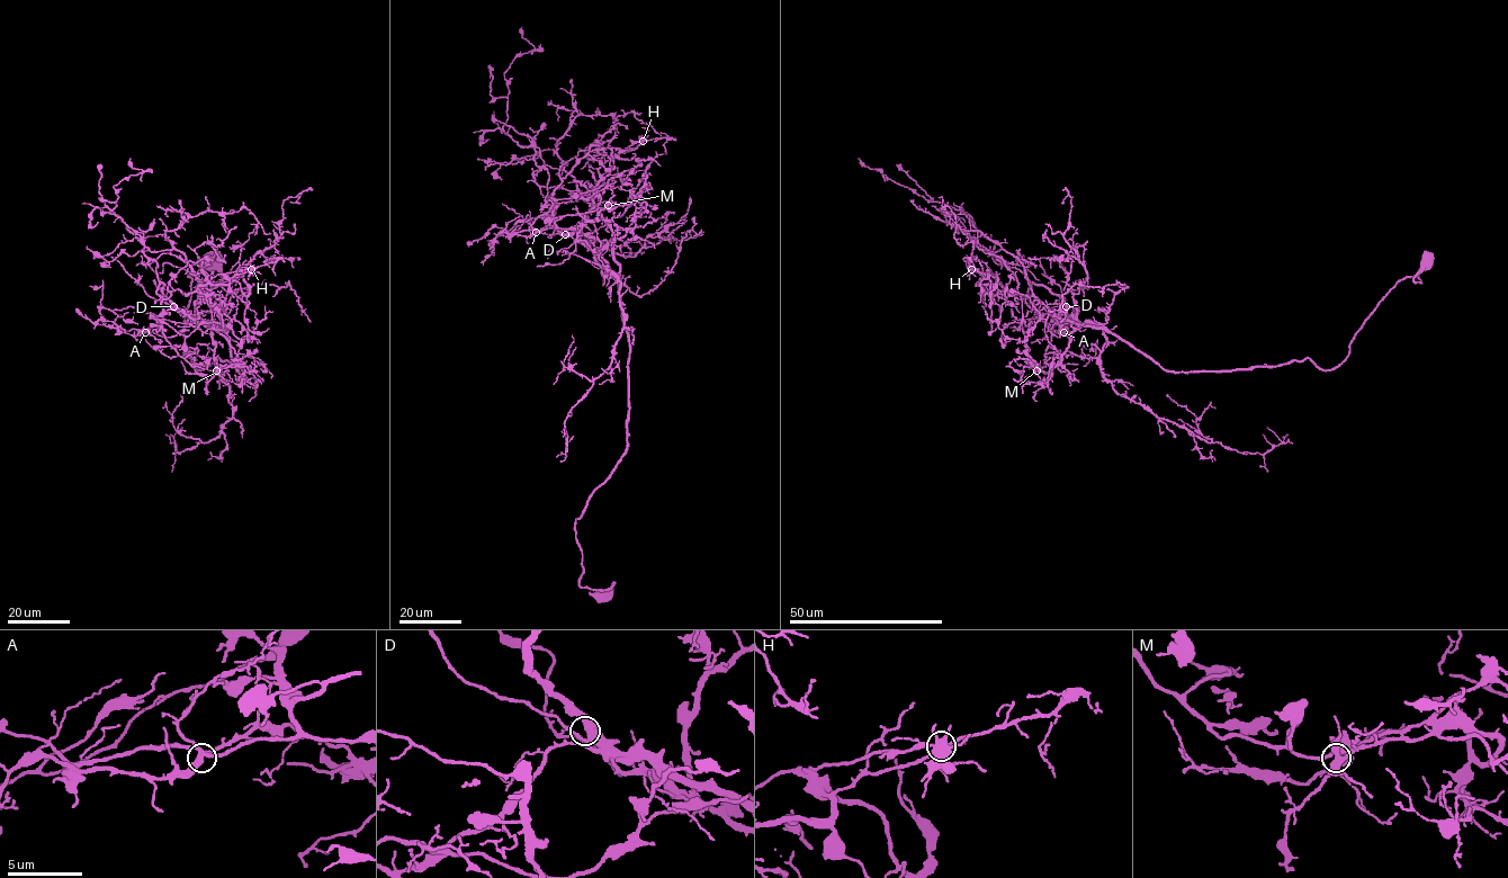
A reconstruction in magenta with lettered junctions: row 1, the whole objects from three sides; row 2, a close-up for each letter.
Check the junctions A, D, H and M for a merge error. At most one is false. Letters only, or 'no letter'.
no letter

